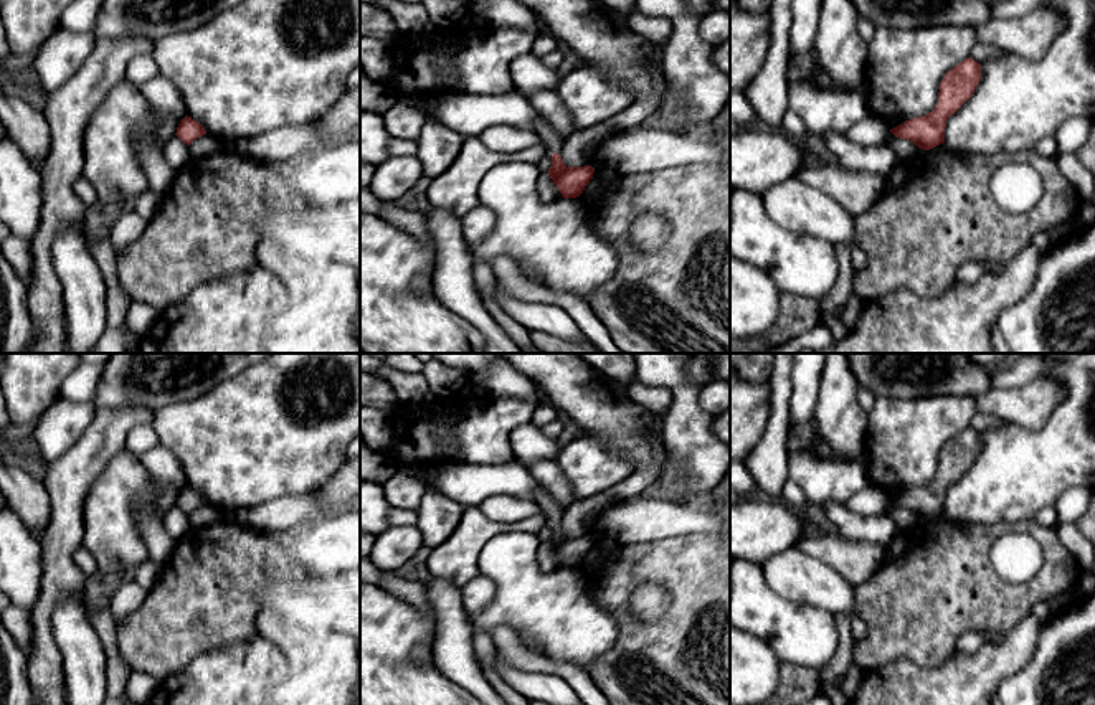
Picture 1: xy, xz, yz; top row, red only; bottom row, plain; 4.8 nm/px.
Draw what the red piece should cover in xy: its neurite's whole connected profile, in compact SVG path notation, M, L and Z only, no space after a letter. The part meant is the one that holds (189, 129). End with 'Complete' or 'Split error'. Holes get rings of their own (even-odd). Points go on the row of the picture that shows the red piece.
M185 116L180 121L177 132L175 132L175 135L187 145L190 145L195 139L205 134L206 134L205 127L188 116Z. Complete

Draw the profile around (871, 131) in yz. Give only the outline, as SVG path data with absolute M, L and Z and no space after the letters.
M867 116L857 122L846 137L859 145L882 145L889 137L890 129L874 116Z

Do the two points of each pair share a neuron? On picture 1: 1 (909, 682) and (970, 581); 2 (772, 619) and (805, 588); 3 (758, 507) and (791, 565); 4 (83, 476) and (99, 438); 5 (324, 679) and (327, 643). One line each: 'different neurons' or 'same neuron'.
1: different neurons
2: different neurons
3: different neurons
4: same neuron
5: same neuron

